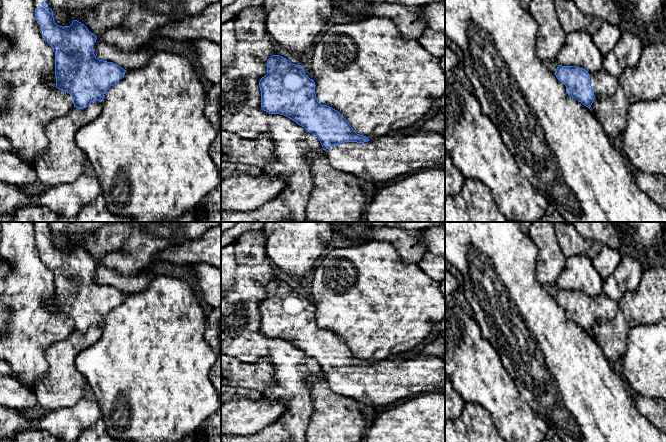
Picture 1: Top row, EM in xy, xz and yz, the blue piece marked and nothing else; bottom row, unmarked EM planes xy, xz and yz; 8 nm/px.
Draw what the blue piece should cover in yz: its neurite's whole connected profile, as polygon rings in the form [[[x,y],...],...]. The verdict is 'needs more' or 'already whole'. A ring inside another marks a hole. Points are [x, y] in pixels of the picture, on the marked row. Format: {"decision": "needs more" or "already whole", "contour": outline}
{"decision": "needs more", "contour": [[[558,65],[555,75],[566,86],[567,94],[590,108],[593,100],[602,95],[612,96],[618,88],[618,77],[604,69],[597,72],[588,72],[580,67]]]}

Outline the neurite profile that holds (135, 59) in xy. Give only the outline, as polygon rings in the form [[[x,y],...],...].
[[[96,39],[93,45],[93,50],[96,58],[99,60],[112,62],[124,70],[132,70],[145,66],[151,55],[156,51],[152,45],[149,45],[135,51],[122,52],[98,39]]]

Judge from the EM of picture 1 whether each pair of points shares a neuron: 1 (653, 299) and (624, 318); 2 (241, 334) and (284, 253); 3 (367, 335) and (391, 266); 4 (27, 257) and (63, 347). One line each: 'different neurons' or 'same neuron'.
1: same neuron
2: different neurons
3: same neuron
4: different neurons

